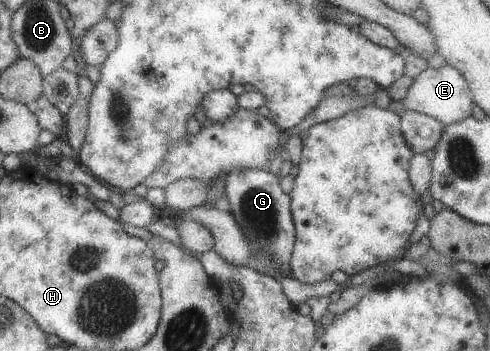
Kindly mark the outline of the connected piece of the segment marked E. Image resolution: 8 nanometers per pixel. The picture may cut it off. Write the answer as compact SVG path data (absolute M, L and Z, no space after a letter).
M446 64L440 68L427 67L412 81L403 98L389 102L388 106L390 110L394 110L396 113L400 113L404 108L449 125L472 116L474 104L471 90L462 73Z

